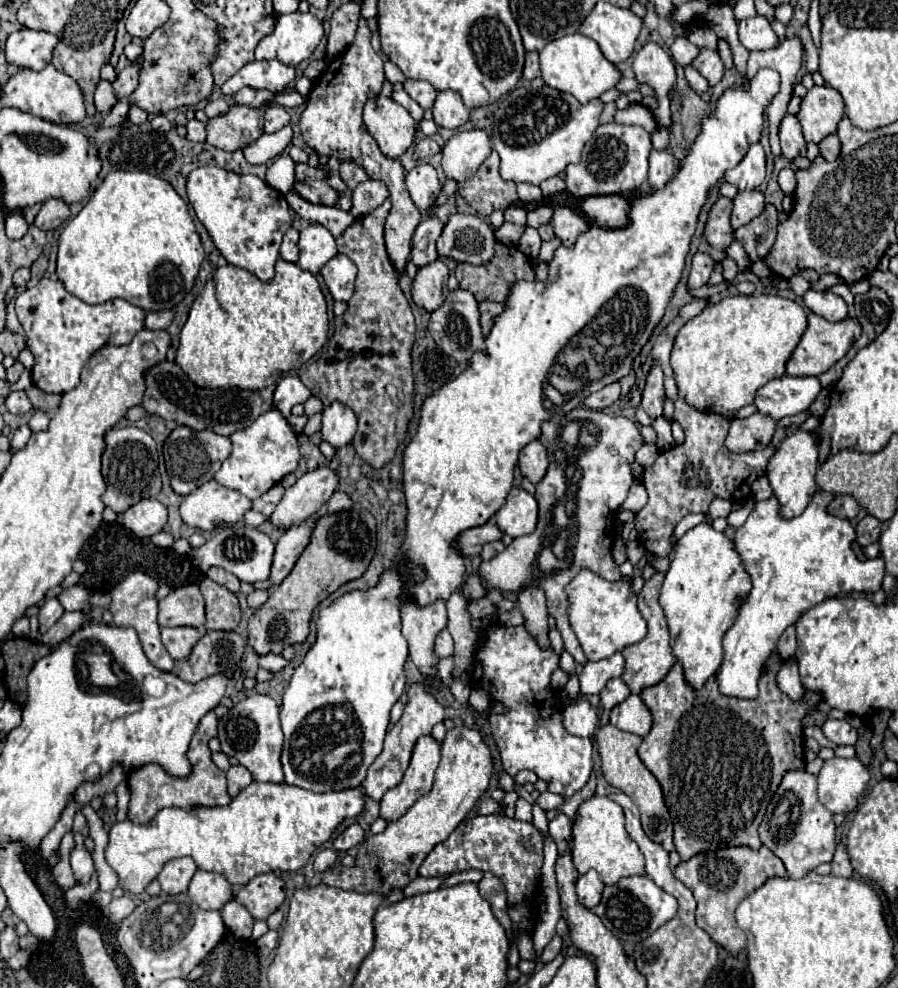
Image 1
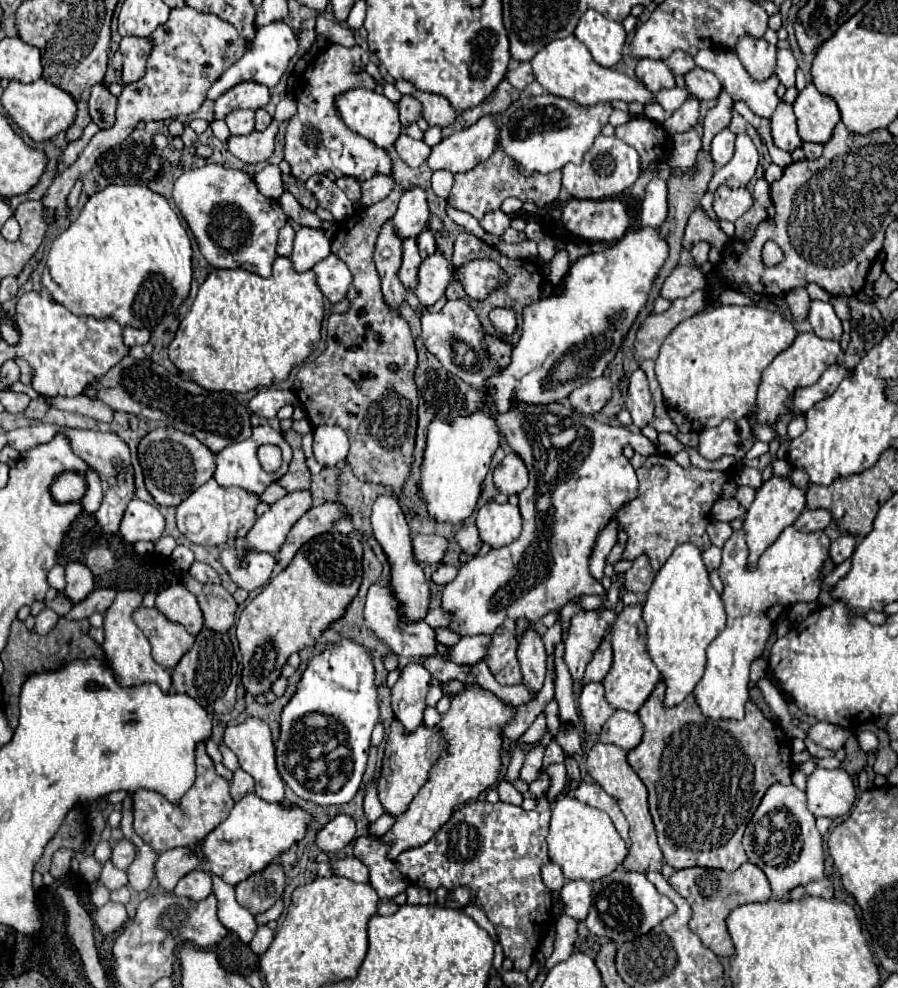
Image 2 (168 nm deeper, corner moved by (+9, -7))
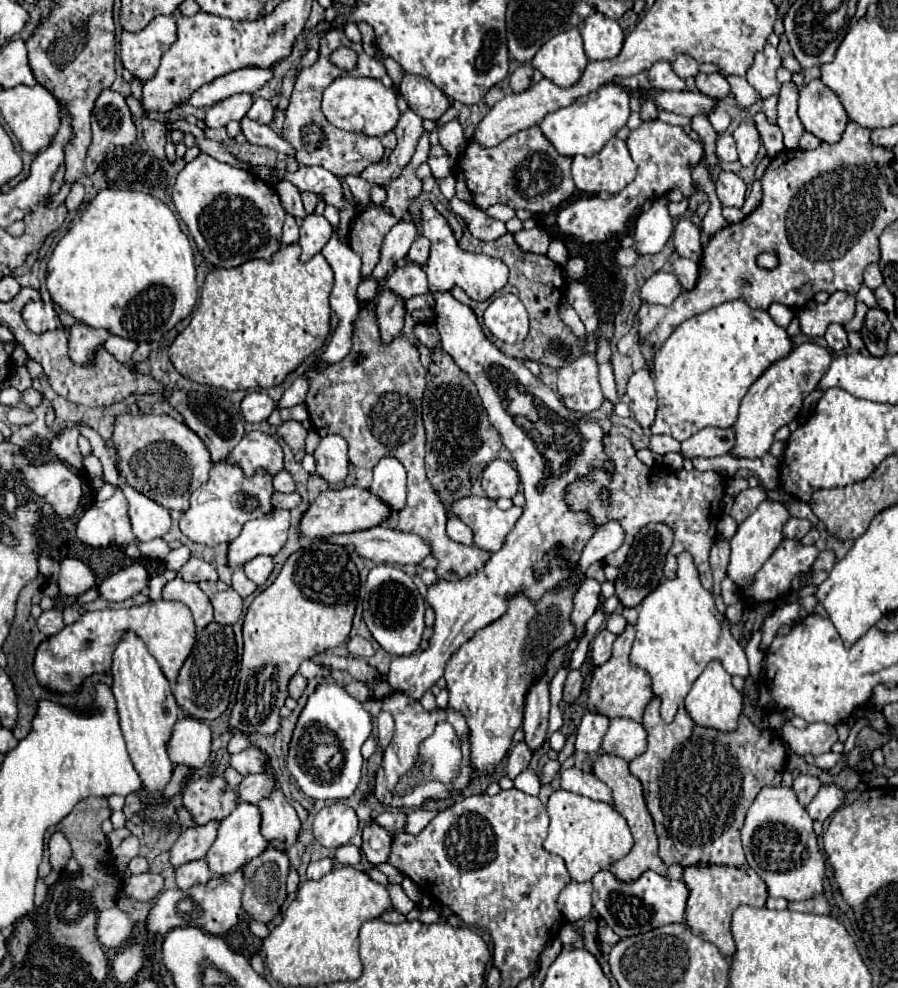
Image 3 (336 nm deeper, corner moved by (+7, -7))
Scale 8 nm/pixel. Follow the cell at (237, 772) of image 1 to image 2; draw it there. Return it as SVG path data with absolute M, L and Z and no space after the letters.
M237 769L233 773L233 779L229 781L229 789L231 789L233 801L239 801L245 793L253 791L253 779L251 779L251 775L247 775L243 769Z

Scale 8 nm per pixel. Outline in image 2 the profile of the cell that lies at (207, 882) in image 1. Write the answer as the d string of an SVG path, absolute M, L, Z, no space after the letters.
M195 869L195 871L187 873L187 875L177 883L177 887L175 887L173 893L175 893L177 897L187 897L187 899L191 899L193 903L199 903L199 901L203 901L203 899L207 899L207 897L211 895L211 887L213 887L211 877L209 877L205 871Z

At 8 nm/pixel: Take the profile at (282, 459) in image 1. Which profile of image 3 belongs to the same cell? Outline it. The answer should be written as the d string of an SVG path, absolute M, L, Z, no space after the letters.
M251 431L231 451L227 461L237 463L245 475L253 475L257 467L265 467L271 475L277 475L283 469L283 451L271 435L263 431Z

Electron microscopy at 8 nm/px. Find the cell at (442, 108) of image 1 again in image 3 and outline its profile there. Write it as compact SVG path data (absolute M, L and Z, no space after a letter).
M407 73L401 81L401 95L407 101L409 109L413 109L419 117L431 121L437 121L451 105L445 93L421 75Z

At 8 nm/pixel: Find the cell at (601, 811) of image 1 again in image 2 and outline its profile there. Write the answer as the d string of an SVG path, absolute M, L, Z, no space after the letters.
M563 795L555 803L547 843L551 861L561 865L565 877L573 881L583 879L587 883L595 883L613 873L627 857L627 847L615 831L611 817L587 803L579 803L571 795Z

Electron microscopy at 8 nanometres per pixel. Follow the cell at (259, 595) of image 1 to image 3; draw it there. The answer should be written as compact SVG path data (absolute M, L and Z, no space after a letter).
M237 569L237 571L233 573L233 589L235 589L241 597L247 597L247 595L251 595L251 593L257 589L257 585L247 579L247 575L243 573L243 569Z

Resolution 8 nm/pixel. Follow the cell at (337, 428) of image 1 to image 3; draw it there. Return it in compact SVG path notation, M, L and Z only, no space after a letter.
M327 435L321 439L317 451L315 451L315 461L317 461L317 473L323 477L327 483L339 483L347 477L347 443L341 435Z

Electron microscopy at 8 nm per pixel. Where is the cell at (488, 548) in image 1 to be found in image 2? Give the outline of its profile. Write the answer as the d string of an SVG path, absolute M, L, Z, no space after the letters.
M467 525L463 527L459 533L457 533L457 543L463 547L465 553L469 555L477 555L479 549L481 549L481 539L479 539L479 533L477 533L477 527L475 525Z

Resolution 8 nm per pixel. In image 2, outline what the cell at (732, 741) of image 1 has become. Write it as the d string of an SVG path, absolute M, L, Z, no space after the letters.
M659 681L649 699L637 711L645 727L643 741L627 755L629 765L649 789L649 809L655 821L659 847L665 855L665 861L673 869L687 869L699 865L735 871L747 861L747 855L741 847L741 839L765 791L773 783L783 785L791 783L789 737L781 727L777 727L771 719L767 719L753 701L747 703L745 717L741 721L735 721L735 719L705 717L693 693L687 695L685 701L675 707L665 707L663 697L665 697L665 681Z

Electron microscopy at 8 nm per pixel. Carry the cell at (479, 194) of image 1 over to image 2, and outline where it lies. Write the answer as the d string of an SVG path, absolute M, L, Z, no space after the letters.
M497 147L495 153L485 163L479 163L475 169L467 173L455 175L455 183L447 203L481 221L487 213L501 209L501 203L507 197L519 197L521 201L535 201L541 207L555 201L559 197L559 191L561 191L561 171L553 171L549 175L523 177L515 171L515 167L511 167L511 163L507 163L507 155L503 155L503 151L499 151Z

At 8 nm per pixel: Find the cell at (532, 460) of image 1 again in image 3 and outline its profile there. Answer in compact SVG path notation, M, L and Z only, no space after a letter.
M497 459L483 469L481 485L489 499L515 497L515 493L519 489L519 473L515 471L515 467L511 463Z

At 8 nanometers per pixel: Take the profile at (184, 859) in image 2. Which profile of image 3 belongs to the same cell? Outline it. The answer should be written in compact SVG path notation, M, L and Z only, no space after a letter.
M209 821L205 825L187 827L179 835L175 845L171 847L173 867L179 867L181 863L189 863L195 859L203 859L207 849L211 847L211 843L217 837L217 827L219 827L219 821Z

